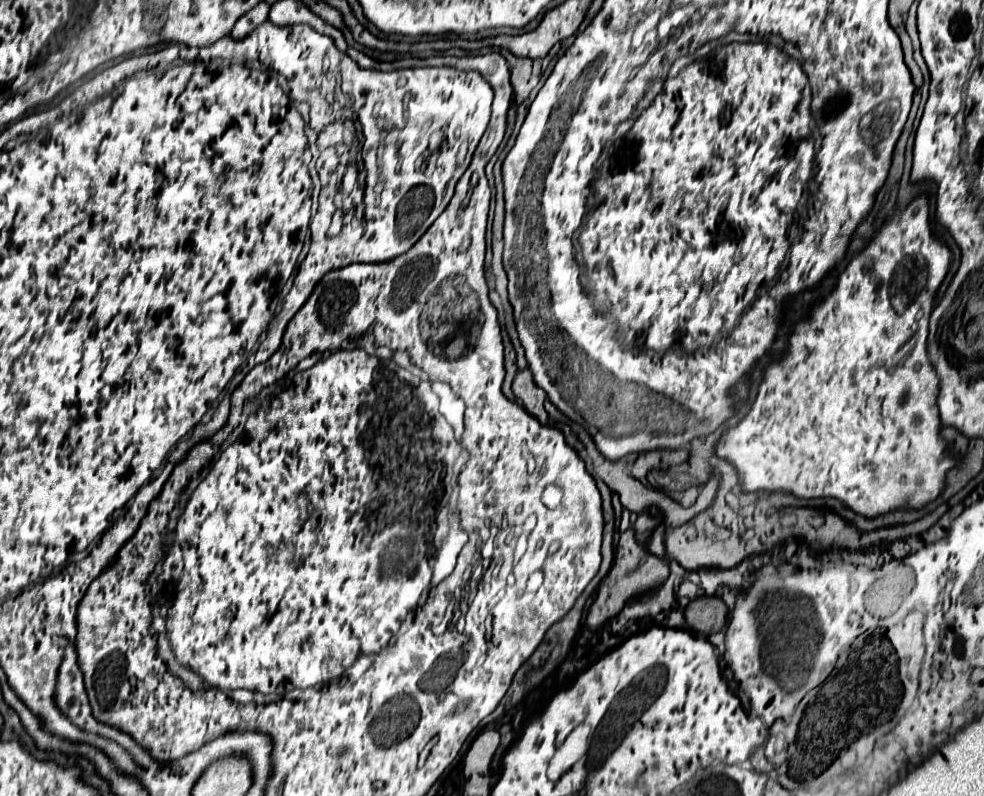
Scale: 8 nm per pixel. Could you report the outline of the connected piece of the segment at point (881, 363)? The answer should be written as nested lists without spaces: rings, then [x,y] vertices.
[[[921,196],[915,202],[911,202],[905,210],[893,214],[885,226],[875,234],[873,242],[855,256],[847,268],[837,278],[837,288],[831,296],[827,296],[823,302],[813,306],[813,312],[807,322],[801,322],[795,326],[795,332],[789,340],[789,354],[781,362],[773,362],[765,370],[765,378],[759,386],[757,398],[749,410],[749,414],[737,424],[737,428],[731,428],[723,434],[717,456],[723,456],[735,464],[739,470],[739,478],[743,482],[745,492],[753,490],[785,490],[789,494],[801,496],[801,498],[817,498],[817,496],[833,496],[843,500],[849,508],[855,512],[861,512],[865,516],[877,516],[885,514],[895,508],[913,506],[919,508],[939,496],[939,492],[945,488],[945,474],[955,464],[951,460],[951,454],[945,446],[945,442],[939,438],[939,414],[935,406],[937,398],[937,374],[929,362],[927,356],[927,334],[929,334],[929,314],[935,306],[935,292],[945,278],[951,264],[951,252],[939,242],[931,228],[929,228],[929,206],[927,198]]]

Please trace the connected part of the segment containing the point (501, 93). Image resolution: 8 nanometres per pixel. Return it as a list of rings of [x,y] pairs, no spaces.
[[[499,52],[483,54],[483,56],[435,56],[433,66],[451,66],[457,70],[477,70],[495,90],[493,100],[493,116],[489,128],[505,128],[507,112],[513,98],[513,86],[509,82],[509,68],[505,58]]]

